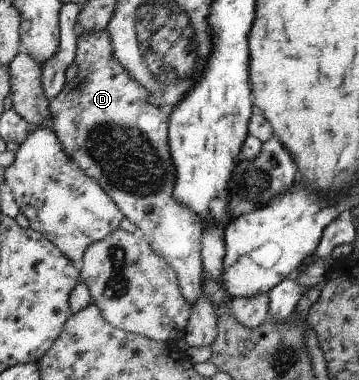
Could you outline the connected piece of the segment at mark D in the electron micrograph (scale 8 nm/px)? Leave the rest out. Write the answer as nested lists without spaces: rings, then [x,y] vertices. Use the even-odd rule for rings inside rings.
[[[107,29],[101,32],[85,32],[85,34],[78,35],[76,55],[74,63],[77,65],[77,76],[71,81],[66,81],[63,90],[55,98],[48,100],[48,105],[51,113],[51,120],[54,122],[53,129],[57,138],[60,140],[61,147],[73,158],[75,162],[84,170],[87,176],[94,178],[97,184],[105,191],[105,194],[109,195],[109,198],[115,202],[119,207],[119,210],[125,215],[125,218],[132,224],[135,224],[137,230],[142,233],[142,236],[146,239],[147,244],[151,246],[153,252],[158,254],[161,258],[164,258],[177,273],[179,279],[179,286],[181,287],[181,294],[185,298],[185,302],[189,302],[191,306],[197,302],[197,298],[204,292],[202,291],[202,260],[201,260],[201,244],[203,234],[203,222],[201,218],[197,216],[192,210],[189,210],[187,206],[181,206],[179,202],[173,198],[173,188],[175,188],[175,166],[171,160],[171,153],[168,143],[168,114],[165,114],[163,110],[159,110],[157,106],[153,106],[149,102],[151,94],[149,90],[145,90],[137,80],[129,78],[129,74],[125,74],[125,68],[121,66],[121,62],[117,62],[113,58],[113,48],[111,48],[111,38],[109,38],[109,32]]]

